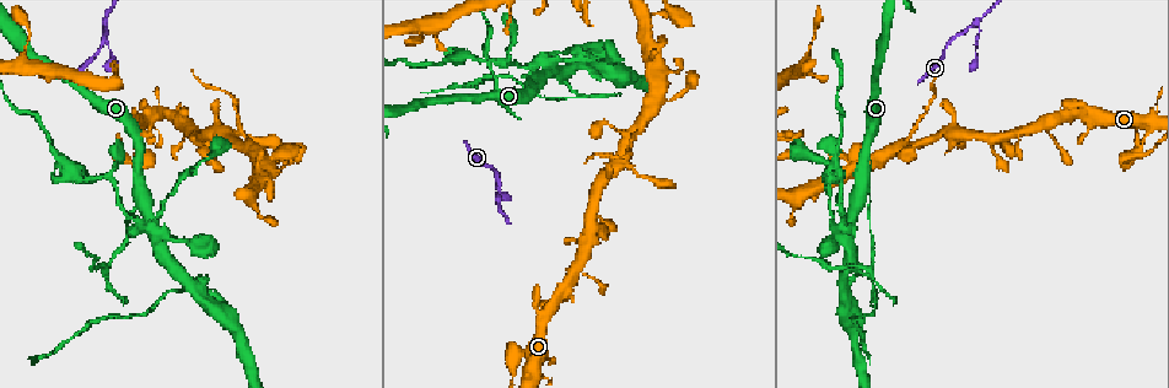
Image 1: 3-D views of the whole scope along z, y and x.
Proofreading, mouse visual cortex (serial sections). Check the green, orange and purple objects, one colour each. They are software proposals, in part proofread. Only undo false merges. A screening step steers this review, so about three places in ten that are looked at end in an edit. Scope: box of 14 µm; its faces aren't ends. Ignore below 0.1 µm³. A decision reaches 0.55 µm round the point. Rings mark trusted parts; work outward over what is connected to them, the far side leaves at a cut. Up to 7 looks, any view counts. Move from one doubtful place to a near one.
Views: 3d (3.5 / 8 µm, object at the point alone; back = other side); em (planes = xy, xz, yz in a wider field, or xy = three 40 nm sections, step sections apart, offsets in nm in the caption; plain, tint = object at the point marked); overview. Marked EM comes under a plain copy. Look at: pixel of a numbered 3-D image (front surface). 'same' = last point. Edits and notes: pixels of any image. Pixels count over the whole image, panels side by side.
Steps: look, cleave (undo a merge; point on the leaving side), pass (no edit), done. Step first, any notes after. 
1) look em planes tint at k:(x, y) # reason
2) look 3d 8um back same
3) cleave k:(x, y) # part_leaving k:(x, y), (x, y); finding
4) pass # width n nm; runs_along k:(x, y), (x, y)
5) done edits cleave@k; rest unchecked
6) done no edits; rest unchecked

look 3d 3.5um back at 1:(142, 181)

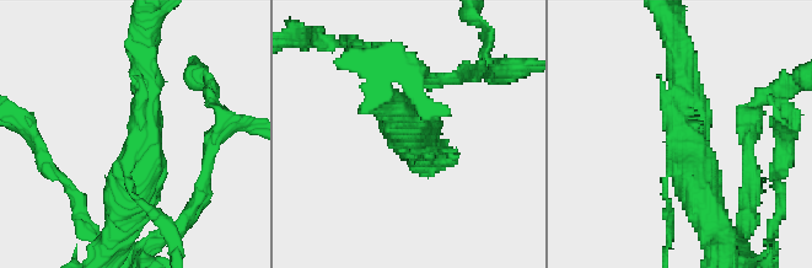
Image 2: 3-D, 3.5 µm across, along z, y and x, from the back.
look em xy step 1 tint at 2:(142, 143) # arms 3; arm_widths 150, 300, 450 nm; need the tissue

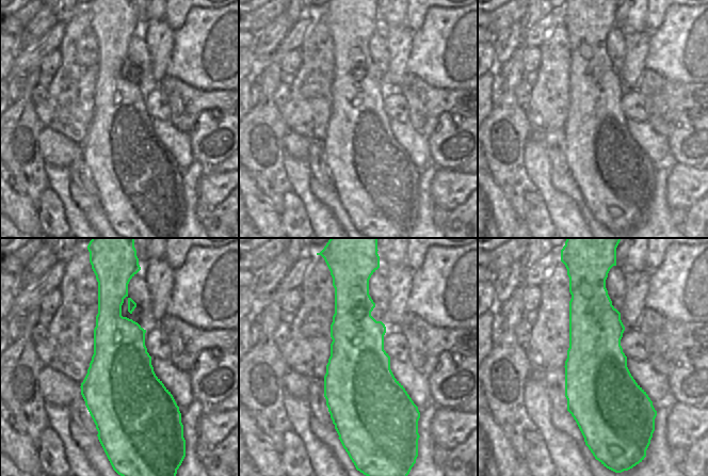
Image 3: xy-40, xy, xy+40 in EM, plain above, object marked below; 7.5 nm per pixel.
look em xy step 5 tint same

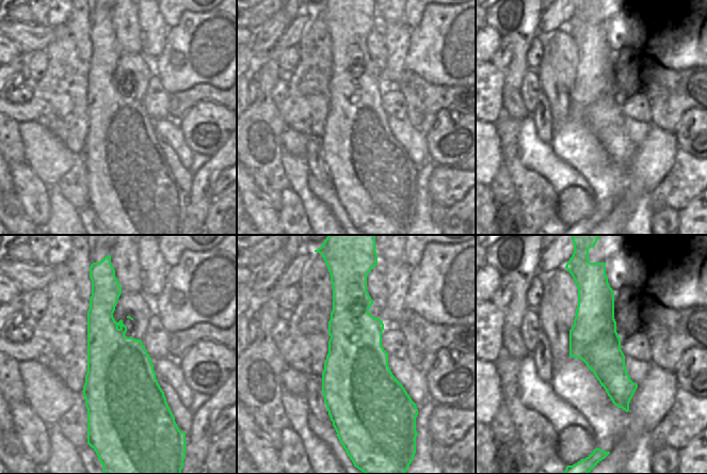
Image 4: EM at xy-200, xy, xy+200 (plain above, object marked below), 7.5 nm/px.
pass # runs_along 4:(595, 288), (595, 341), (626, 407); continuous, no second cell

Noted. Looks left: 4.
look em xy step 1 tint at 1:(154, 230) # looks like a crossing

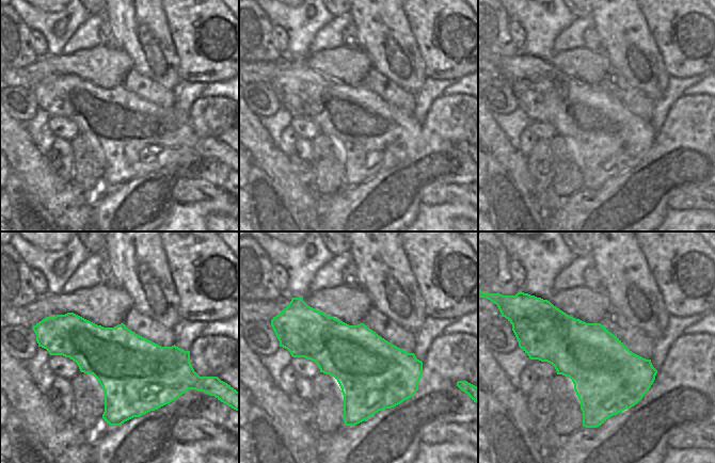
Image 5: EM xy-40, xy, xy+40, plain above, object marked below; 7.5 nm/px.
look 3d 3.5um back same # wider look

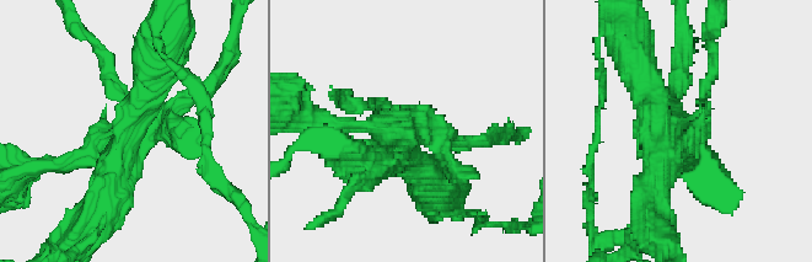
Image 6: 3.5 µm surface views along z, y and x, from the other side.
cleave 6:(189, 128) # two cells meet here

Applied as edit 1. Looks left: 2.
look 3d 3.5um at 1:(1133, 162) # narrows sharply

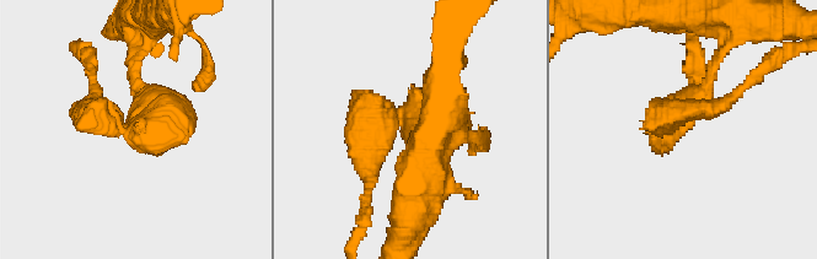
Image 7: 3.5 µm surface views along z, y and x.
look em xy step 5 tint at 7:(118, 122) # need the tissue

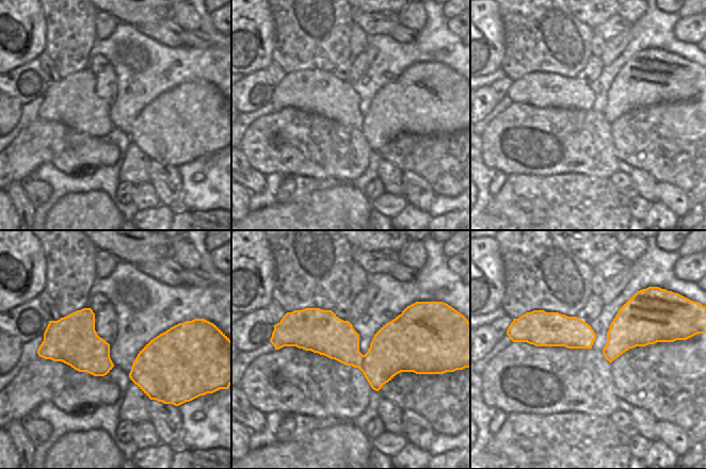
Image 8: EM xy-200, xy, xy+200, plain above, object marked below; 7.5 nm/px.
pass # runs_along 7:(409, 157), (422, 135), (391, 125), (369, 185); all the same cell

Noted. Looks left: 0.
done edits cleave@6; rest unchecked

